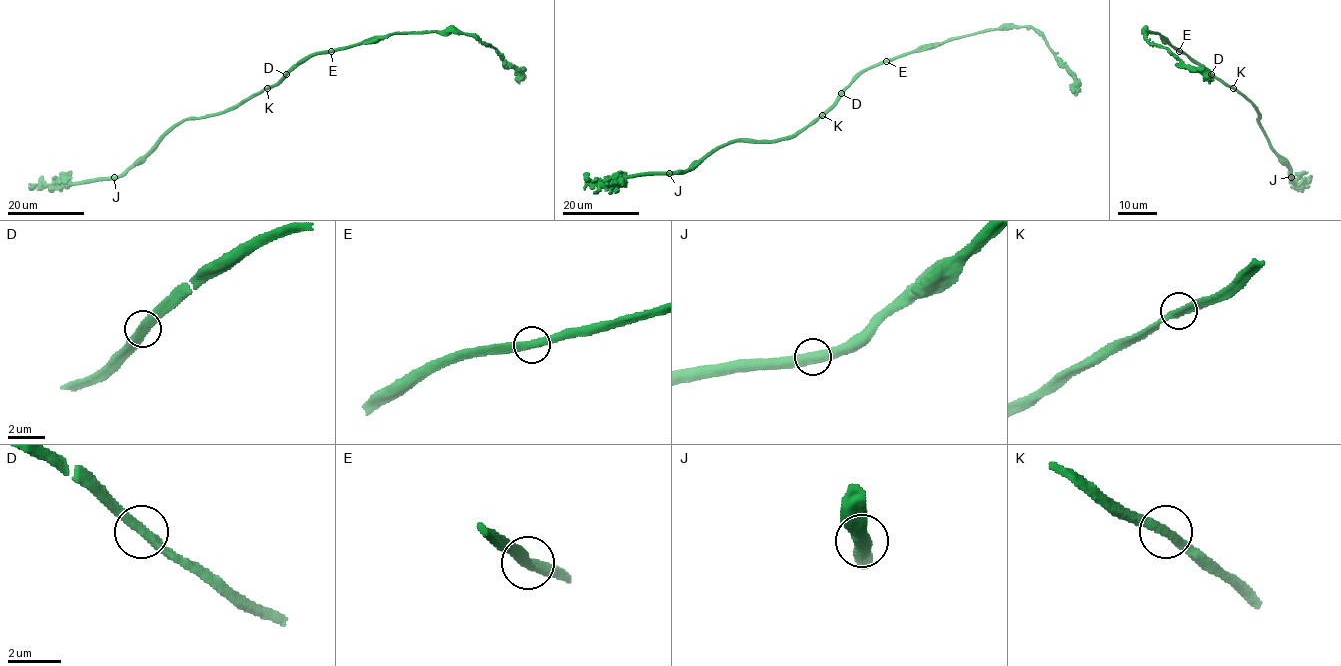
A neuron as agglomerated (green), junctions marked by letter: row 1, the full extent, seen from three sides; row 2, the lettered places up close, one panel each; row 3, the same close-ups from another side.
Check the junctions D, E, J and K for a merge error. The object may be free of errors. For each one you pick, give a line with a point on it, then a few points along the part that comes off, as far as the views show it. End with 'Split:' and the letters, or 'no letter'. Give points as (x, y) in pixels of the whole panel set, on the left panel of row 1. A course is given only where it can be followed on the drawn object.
Split: no letter

